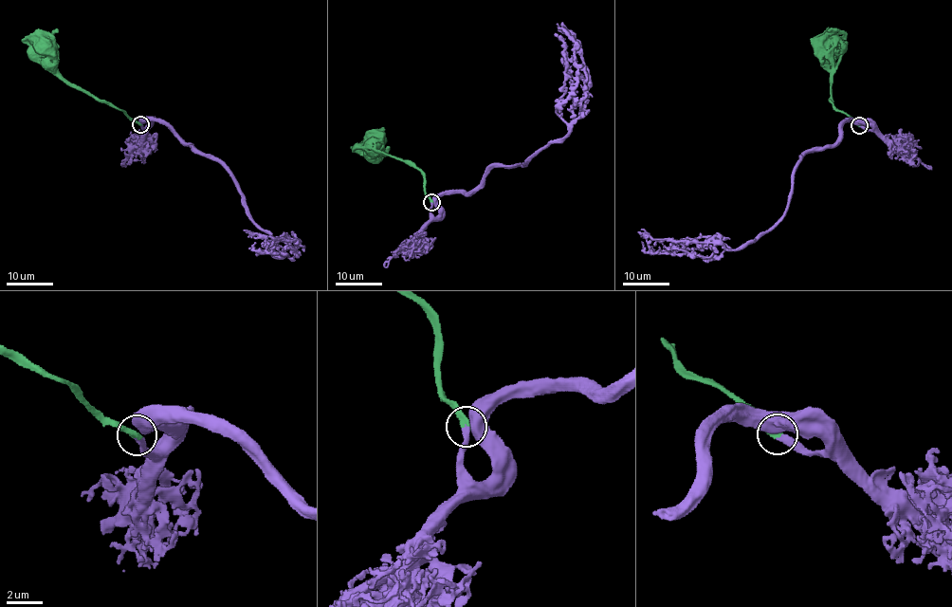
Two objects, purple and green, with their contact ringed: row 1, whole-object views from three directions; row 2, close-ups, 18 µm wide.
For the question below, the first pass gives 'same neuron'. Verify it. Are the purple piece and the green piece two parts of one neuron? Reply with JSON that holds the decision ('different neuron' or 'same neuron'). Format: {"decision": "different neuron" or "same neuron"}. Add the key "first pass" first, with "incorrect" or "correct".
{"first pass": "correct", "decision": "same neuron"}

